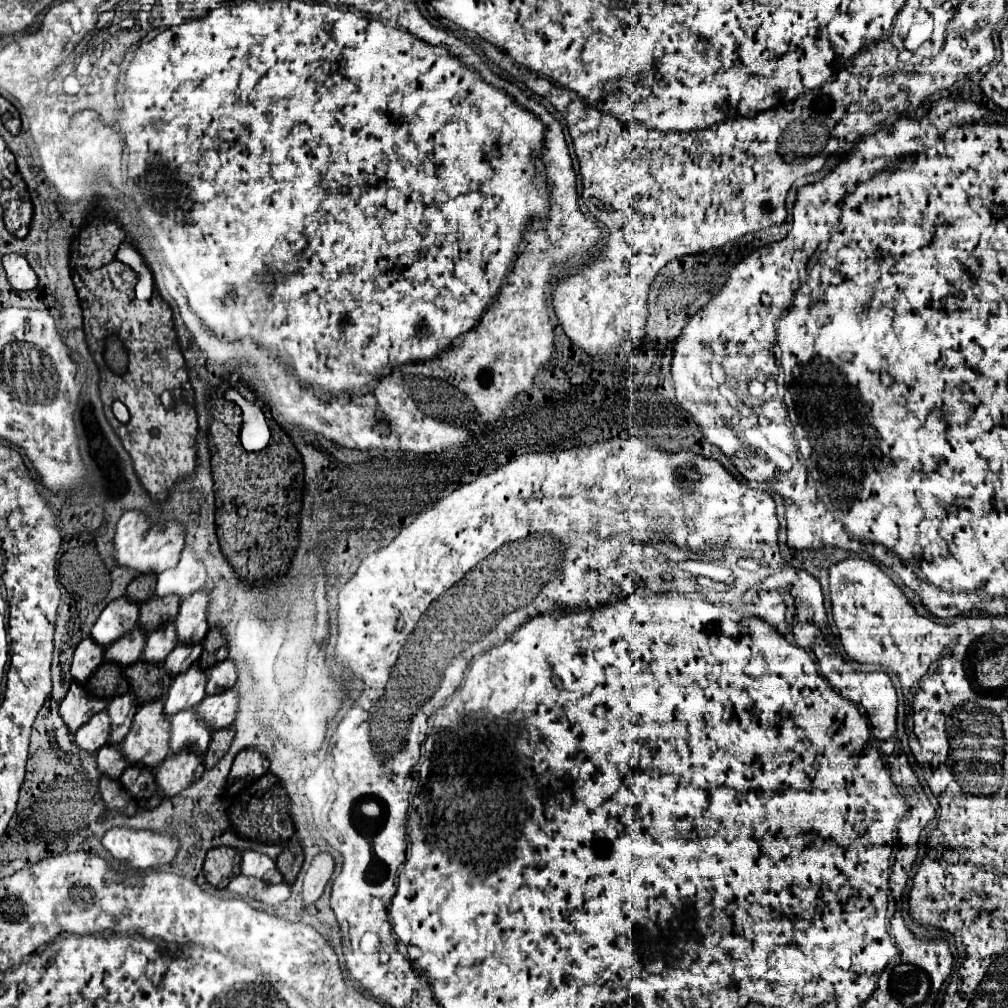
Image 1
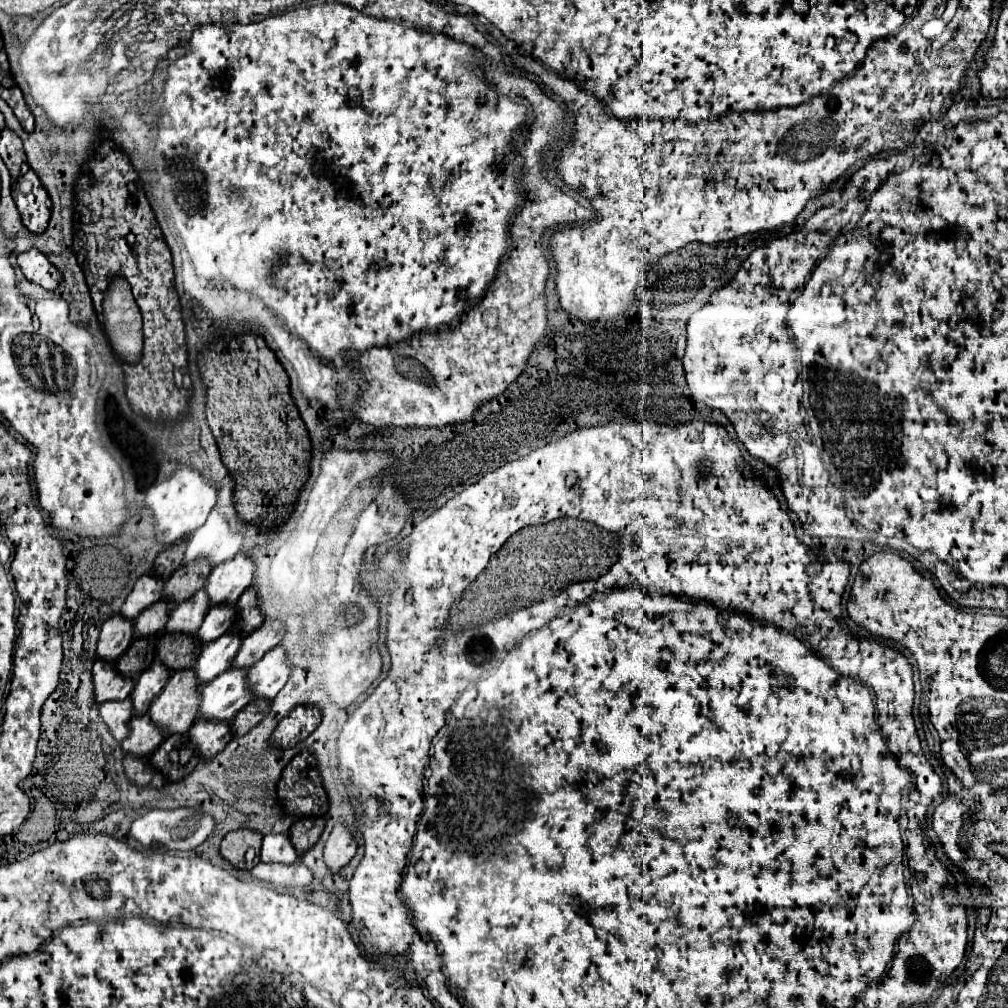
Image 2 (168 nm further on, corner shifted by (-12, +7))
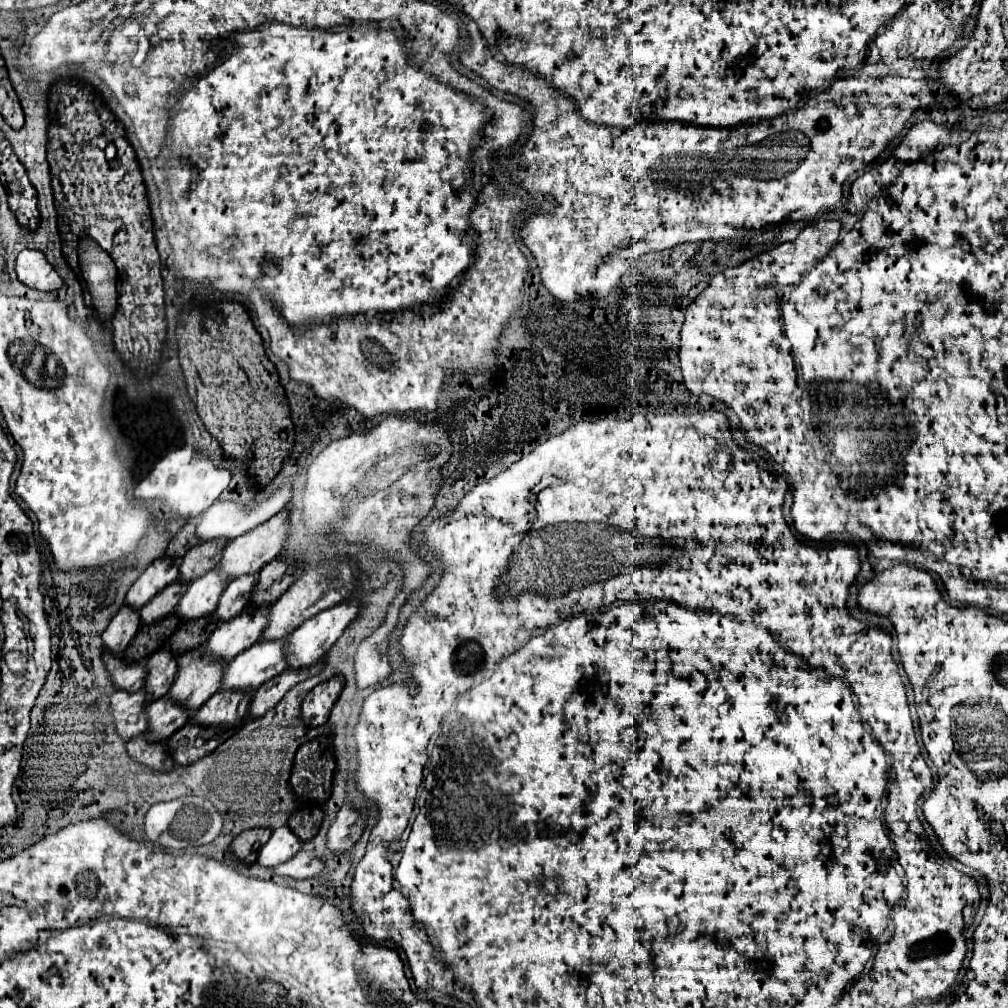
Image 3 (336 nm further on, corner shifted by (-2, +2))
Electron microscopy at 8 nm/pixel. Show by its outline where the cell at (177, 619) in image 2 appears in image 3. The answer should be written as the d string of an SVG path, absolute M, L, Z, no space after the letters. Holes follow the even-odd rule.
M212 570L188 584L188 590L180 598L174 614L182 620L198 620L202 616L208 616L214 612L220 594L226 588L226 580L218 574L218 570Z

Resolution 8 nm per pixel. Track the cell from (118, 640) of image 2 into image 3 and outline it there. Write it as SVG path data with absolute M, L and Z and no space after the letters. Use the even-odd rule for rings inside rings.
M122 606L102 634L104 648L108 648L112 654L122 654L130 640L134 638L134 634L138 632L138 628L140 628L138 612L132 610L130 606Z

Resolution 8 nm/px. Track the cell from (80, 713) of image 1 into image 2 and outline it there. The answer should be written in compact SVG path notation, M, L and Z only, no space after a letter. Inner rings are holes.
M98 659L94 663L94 689L96 689L96 701L104 703L104 701L120 701L126 699L136 681L132 677L124 677L116 671L116 667L110 661Z

